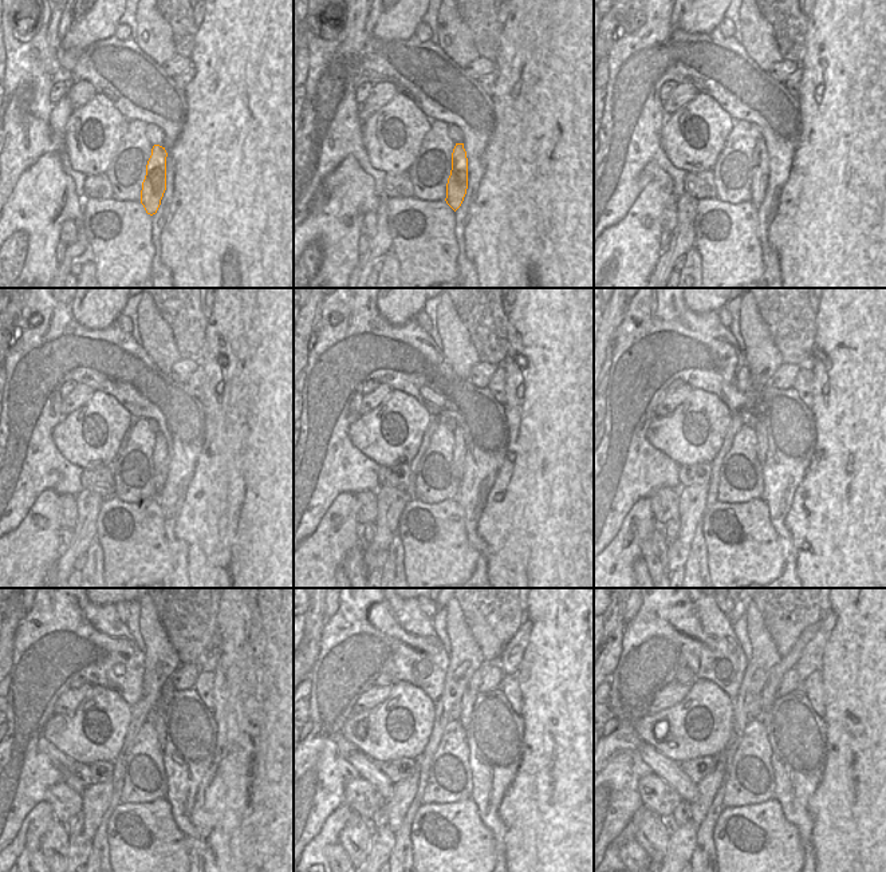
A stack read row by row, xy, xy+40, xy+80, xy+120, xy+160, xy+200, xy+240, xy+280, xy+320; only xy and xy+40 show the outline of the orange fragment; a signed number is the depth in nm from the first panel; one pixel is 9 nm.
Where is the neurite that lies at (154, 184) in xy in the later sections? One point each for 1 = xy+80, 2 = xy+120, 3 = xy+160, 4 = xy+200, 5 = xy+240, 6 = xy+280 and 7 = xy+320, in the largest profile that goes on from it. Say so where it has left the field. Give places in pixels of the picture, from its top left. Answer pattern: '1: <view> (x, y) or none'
1: xy+80 (760, 170)
2: xy+120 (160, 454)
3: xy+160 (460, 449)
4: xy+200 (760, 429)
5: xy+240 (162, 703)
6: xy+280 (469, 695)
7: xy+320 (770, 690)

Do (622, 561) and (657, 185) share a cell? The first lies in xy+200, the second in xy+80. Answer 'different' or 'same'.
same

